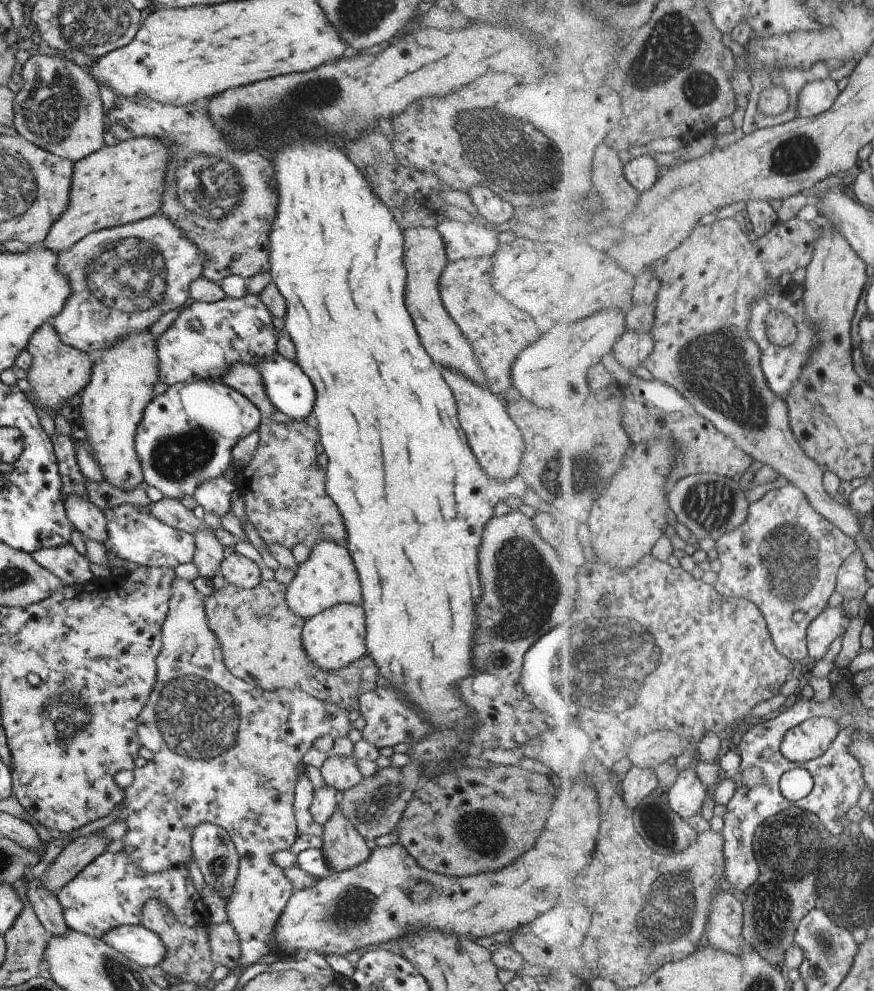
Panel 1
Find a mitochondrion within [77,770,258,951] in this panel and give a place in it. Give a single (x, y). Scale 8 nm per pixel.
(218, 866)

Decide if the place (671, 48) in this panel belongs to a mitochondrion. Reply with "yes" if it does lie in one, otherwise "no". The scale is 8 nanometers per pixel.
yes

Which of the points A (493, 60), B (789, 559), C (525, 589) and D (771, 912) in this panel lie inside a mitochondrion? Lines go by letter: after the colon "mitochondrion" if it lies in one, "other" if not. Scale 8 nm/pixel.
A: other
B: mitochondrion
C: mitochondrion
D: mitochondrion

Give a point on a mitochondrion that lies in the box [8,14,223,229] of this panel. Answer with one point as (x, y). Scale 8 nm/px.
(49, 114)

